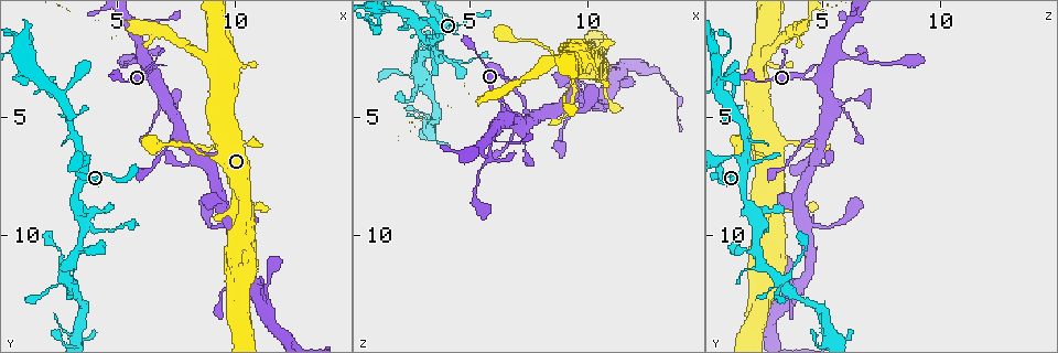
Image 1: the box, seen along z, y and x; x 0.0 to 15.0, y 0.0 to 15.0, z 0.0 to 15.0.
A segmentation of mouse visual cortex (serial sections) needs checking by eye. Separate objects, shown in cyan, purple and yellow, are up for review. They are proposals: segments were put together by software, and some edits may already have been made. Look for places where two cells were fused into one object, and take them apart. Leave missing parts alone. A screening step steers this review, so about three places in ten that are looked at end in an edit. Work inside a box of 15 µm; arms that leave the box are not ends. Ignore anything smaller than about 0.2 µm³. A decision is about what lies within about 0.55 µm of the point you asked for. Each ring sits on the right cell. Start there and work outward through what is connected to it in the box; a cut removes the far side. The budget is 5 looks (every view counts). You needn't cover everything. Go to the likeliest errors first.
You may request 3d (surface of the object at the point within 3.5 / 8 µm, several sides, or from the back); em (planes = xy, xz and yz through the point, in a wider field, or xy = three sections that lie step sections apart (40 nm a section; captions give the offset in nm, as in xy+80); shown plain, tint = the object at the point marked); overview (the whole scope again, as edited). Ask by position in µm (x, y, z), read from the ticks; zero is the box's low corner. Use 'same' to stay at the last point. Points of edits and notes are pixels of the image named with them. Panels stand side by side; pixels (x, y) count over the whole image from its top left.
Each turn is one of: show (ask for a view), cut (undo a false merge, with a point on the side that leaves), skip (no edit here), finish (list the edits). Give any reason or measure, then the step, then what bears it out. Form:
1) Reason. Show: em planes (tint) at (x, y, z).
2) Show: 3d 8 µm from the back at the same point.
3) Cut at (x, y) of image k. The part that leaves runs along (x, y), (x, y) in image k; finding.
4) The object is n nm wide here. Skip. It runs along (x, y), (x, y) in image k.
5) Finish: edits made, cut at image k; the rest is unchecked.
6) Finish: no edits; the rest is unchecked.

Two arms in line, one across. Show: 3d 3.5 µm at (3.6, 6.7, 1.7).

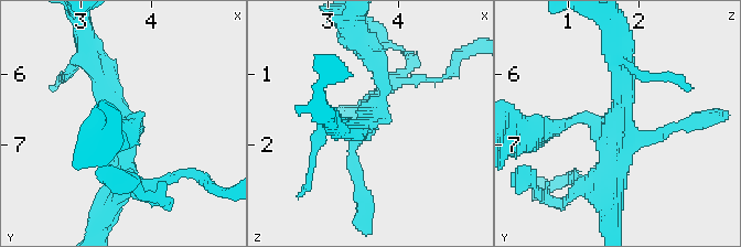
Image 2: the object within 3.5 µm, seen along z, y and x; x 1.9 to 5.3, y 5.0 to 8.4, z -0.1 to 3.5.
Show: em xy step 3 (tint) at (3.60, 6.80, 1.60).

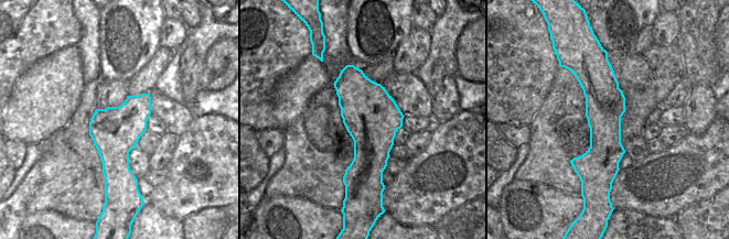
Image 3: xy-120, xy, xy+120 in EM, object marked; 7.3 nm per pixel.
Show: em xy step 1 (tint) at the same point.

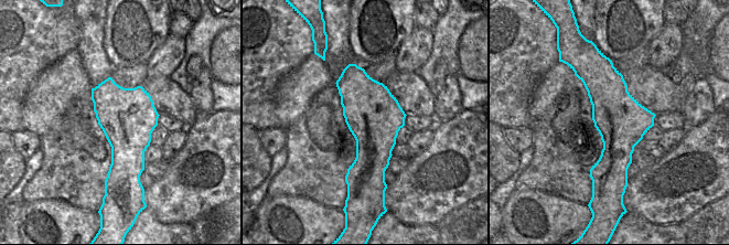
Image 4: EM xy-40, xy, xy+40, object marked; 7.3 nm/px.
Skip. It runs along (595, 51), (612, 104), (606, 194) in image 4; continuous, no second cell.

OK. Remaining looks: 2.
Sudden change in width. Show: 3d 3.5 µm at (9.2, 2.6, 2.4).

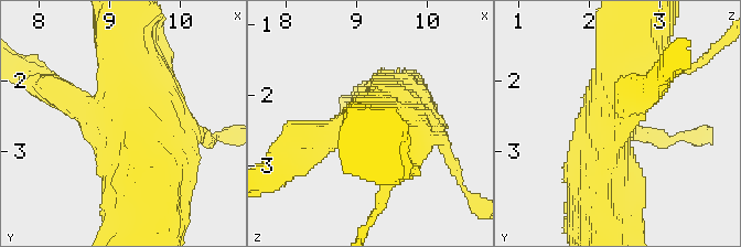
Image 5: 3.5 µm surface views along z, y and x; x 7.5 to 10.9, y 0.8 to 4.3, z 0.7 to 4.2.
Need the tissue. Show: em xy step 1 (tint) at (9.20, 2.55, 2.35).

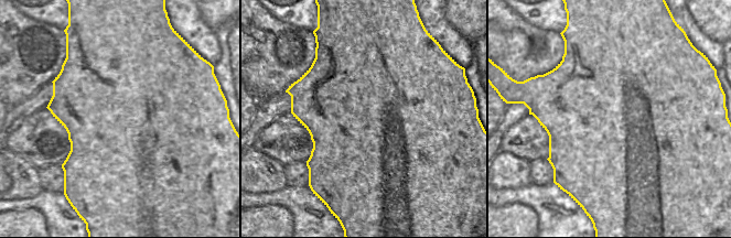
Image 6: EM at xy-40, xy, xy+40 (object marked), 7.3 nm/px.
Skip. It runs along (601, 185), (630, 60) in image 5; all the same cell.

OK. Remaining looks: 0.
Finish: no edits; the rest is unchecked.

